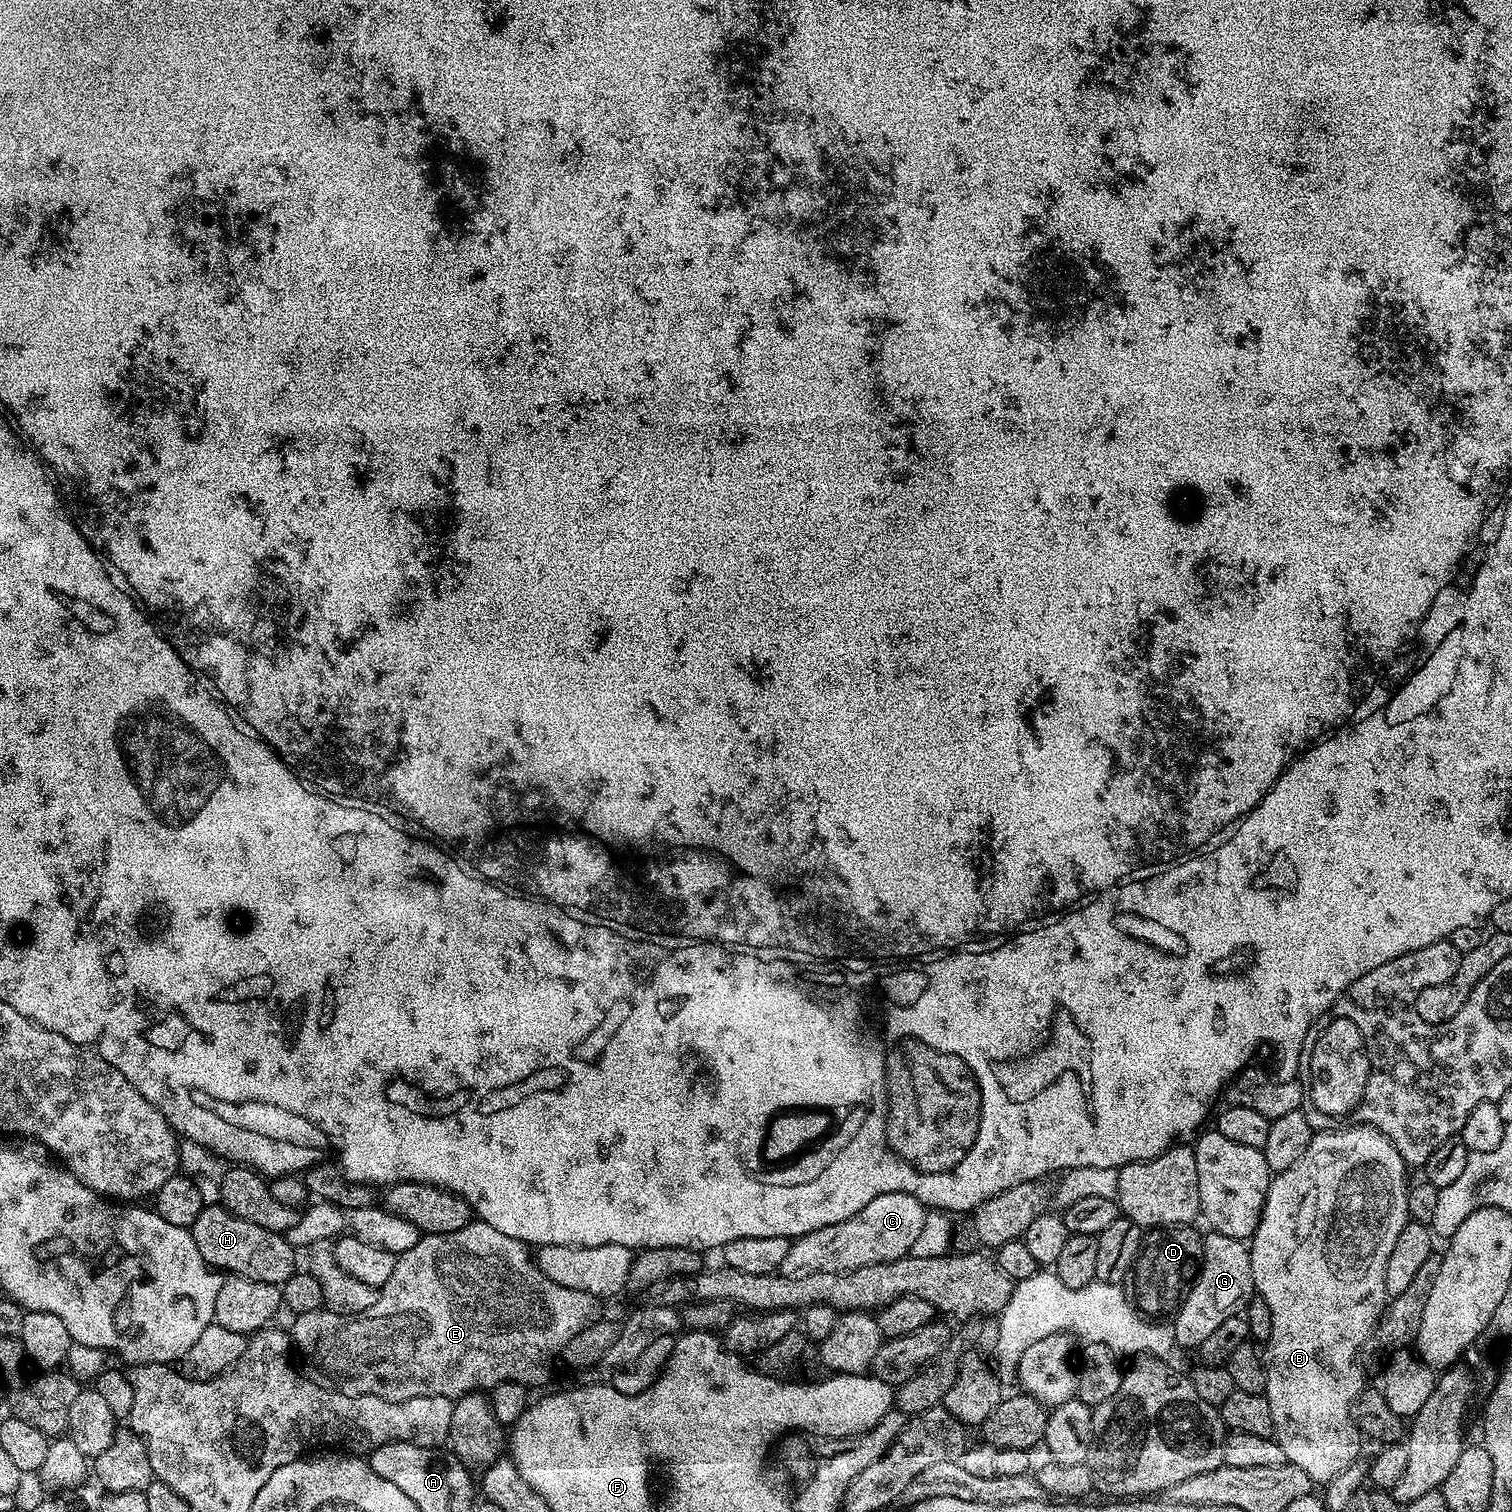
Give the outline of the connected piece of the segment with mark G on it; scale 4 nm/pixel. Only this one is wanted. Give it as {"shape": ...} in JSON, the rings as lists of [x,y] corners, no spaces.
{"shape":[[[1209,1231],[1207,1235],[1203,1237],[1204,1255],[1200,1270],[1196,1273],[1174,1316],[1174,1319],[1176,1319],[1174,1321],[1176,1330],[1175,1343],[1177,1345],[1181,1344],[1184,1348],[1192,1348],[1192,1350],[1199,1349],[1200,1344],[1206,1342],[1206,1338],[1210,1338],[1210,1334],[1214,1334],[1214,1330],[1218,1330],[1218,1326],[1222,1326],[1222,1322],[1226,1322],[1226,1318],[1235,1316],[1241,1310],[1247,1309],[1254,1296],[1250,1254],[1248,1253],[1249,1245],[1245,1241],[1230,1238],[1221,1232]]]}

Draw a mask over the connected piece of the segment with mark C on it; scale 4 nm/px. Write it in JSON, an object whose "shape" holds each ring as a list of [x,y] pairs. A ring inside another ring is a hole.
{"shape":[[[902,1190],[874,1196],[862,1206],[862,1210],[858,1210],[858,1214],[854,1214],[854,1218],[846,1218],[846,1222],[822,1226],[822,1230],[795,1237],[789,1243],[779,1271],[786,1276],[805,1272],[853,1272],[862,1266],[901,1260],[911,1253],[914,1242],[918,1242],[925,1215],[925,1205]]]}

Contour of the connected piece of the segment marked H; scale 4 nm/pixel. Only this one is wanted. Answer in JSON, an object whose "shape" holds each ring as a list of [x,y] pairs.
{"shape":[[[221,1203],[204,1207],[190,1231],[194,1246],[198,1246],[198,1254],[202,1254],[209,1268],[221,1273],[282,1286],[298,1271],[298,1252],[288,1243],[287,1235],[254,1226],[254,1222],[238,1218]]]}

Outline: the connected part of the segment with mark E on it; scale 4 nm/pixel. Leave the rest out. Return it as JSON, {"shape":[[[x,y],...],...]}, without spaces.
{"shape":[[[477,1219],[462,1230],[454,1230],[437,1236],[421,1235],[418,1246],[410,1246],[408,1252],[397,1255],[394,1274],[390,1274],[383,1288],[379,1289],[374,1306],[370,1306],[370,1310],[362,1310],[357,1316],[339,1316],[327,1310],[301,1312],[293,1319],[296,1321],[293,1322],[292,1328],[290,1327],[290,1339],[295,1351],[297,1353],[300,1351],[304,1355],[305,1362],[312,1367],[313,1374],[311,1375],[317,1381],[326,1382],[327,1387],[333,1392],[345,1392],[347,1396],[377,1396],[387,1400],[444,1396],[447,1400],[455,1401],[470,1392],[492,1390],[509,1382],[517,1386],[526,1386],[528,1381],[536,1380],[536,1376],[544,1376],[544,1372],[554,1372],[548,1360],[556,1364],[558,1357],[564,1351],[566,1342],[570,1342],[574,1334],[578,1334],[597,1319],[598,1300],[597,1297],[586,1294],[582,1290],[570,1290],[564,1286],[558,1286],[556,1282],[550,1282],[550,1278],[542,1275],[530,1256],[524,1252],[527,1252],[525,1245],[520,1241],[502,1234],[502,1230],[494,1230],[494,1226],[490,1226],[482,1219]]]}

